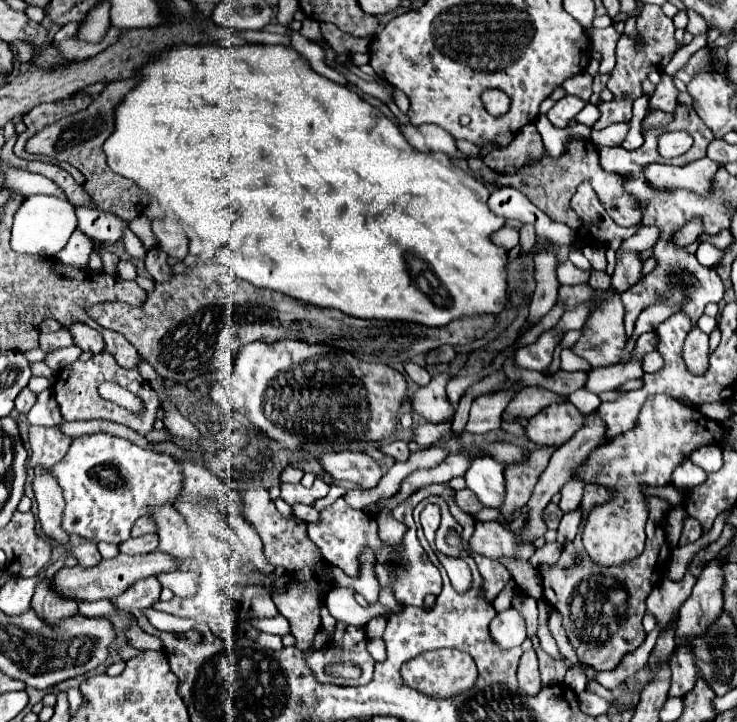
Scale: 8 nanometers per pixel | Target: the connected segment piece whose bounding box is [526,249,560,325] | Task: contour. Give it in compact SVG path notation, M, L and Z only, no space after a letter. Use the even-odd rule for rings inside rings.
M540 251L534 255L534 263L536 263L536 291L534 297L530 301L530 309L528 309L528 323L536 325L556 303L556 295L558 295L558 279L556 279L556 257L554 251Z

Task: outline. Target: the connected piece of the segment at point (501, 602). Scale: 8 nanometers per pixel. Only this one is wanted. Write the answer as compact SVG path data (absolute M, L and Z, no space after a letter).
M510 581L510 583L506 585L506 589L494 599L494 609L496 609L496 613L502 613L502 611L510 609L510 597L514 597L514 591L516 591L516 589L518 589L516 583Z

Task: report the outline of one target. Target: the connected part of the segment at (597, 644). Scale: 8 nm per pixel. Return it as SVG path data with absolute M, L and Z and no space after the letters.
M648 497L648 521L646 521L646 547L642 555L630 563L618 567L600 567L592 563L582 547L582 529L578 529L576 539L562 549L562 563L572 563L578 555L580 561L572 565L570 573L558 569L558 565L538 565L544 597L562 615L562 627L568 633L576 657L580 663L594 665L600 671L614 669L620 659L640 647L646 633L642 627L642 617L646 613L644 601L650 595L654 583L662 579L660 559L668 559L670 547L666 541L666 511L668 503L660 497Z

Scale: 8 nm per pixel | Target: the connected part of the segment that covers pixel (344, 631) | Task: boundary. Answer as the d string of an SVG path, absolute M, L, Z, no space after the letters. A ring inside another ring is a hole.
M338 623L336 633L330 637L324 649L310 649L310 667L314 667L314 673L318 673L318 679L322 679L324 683L334 683L334 679L338 679L338 685L366 685L372 679L374 659L366 651L364 631L358 631L358 627L354 625ZM346 661L356 663L362 669L362 675L358 679L344 679L326 673L328 665Z

